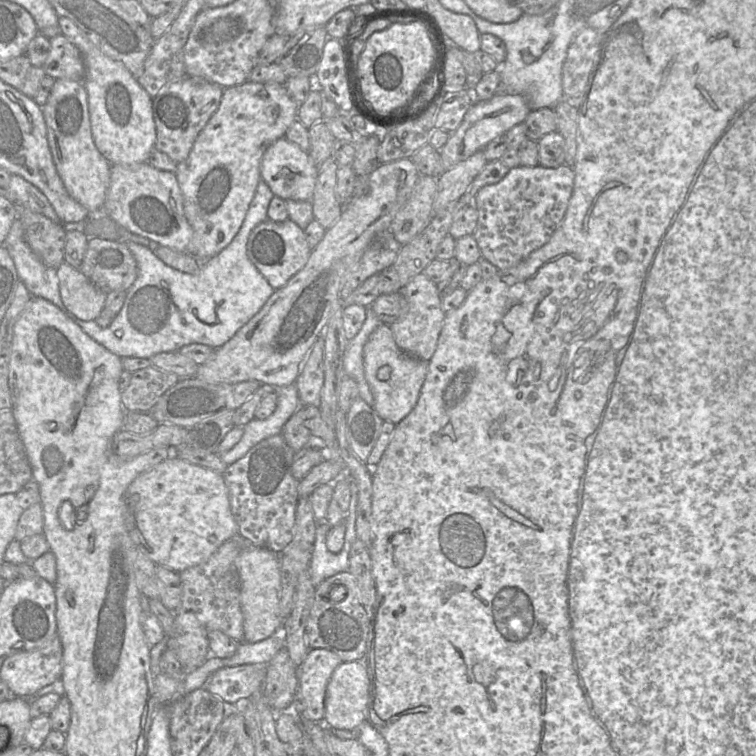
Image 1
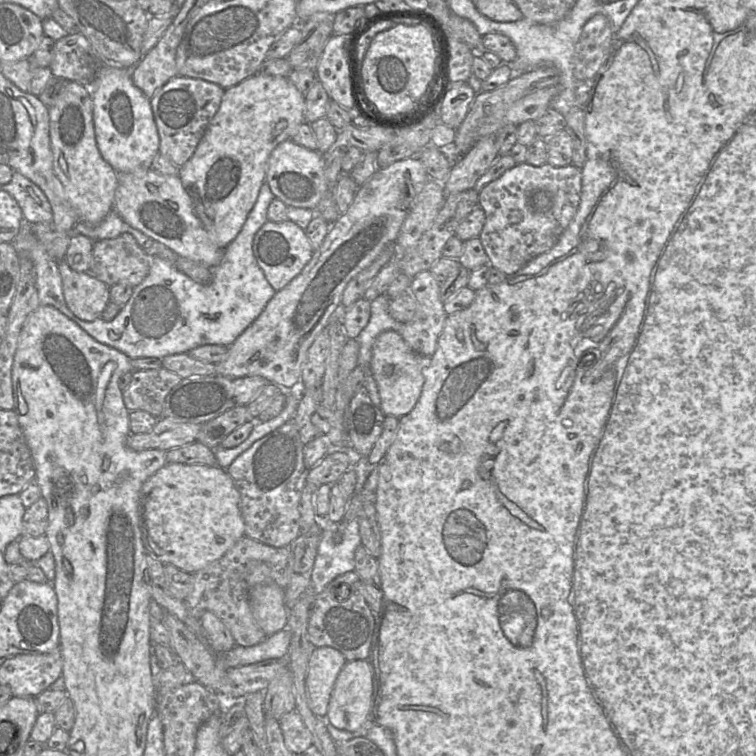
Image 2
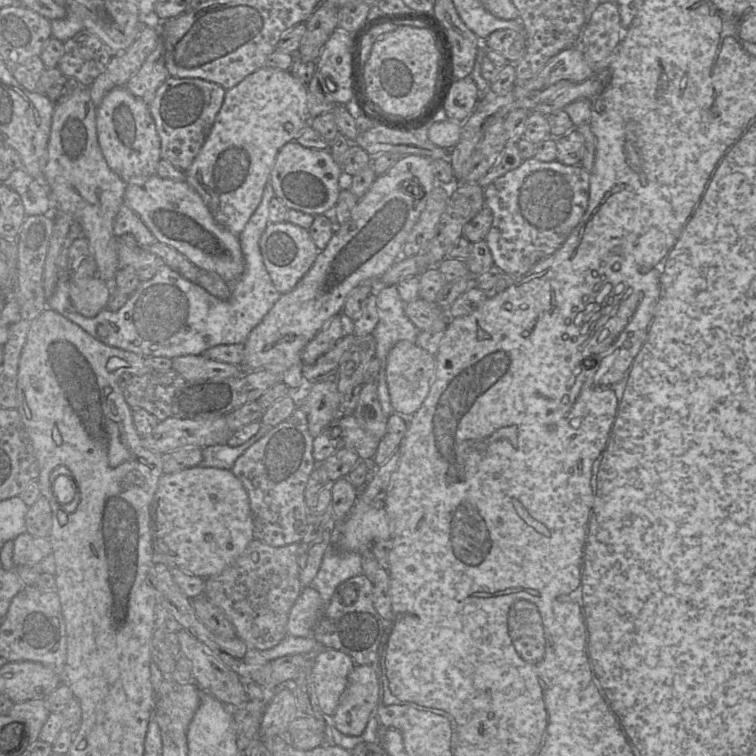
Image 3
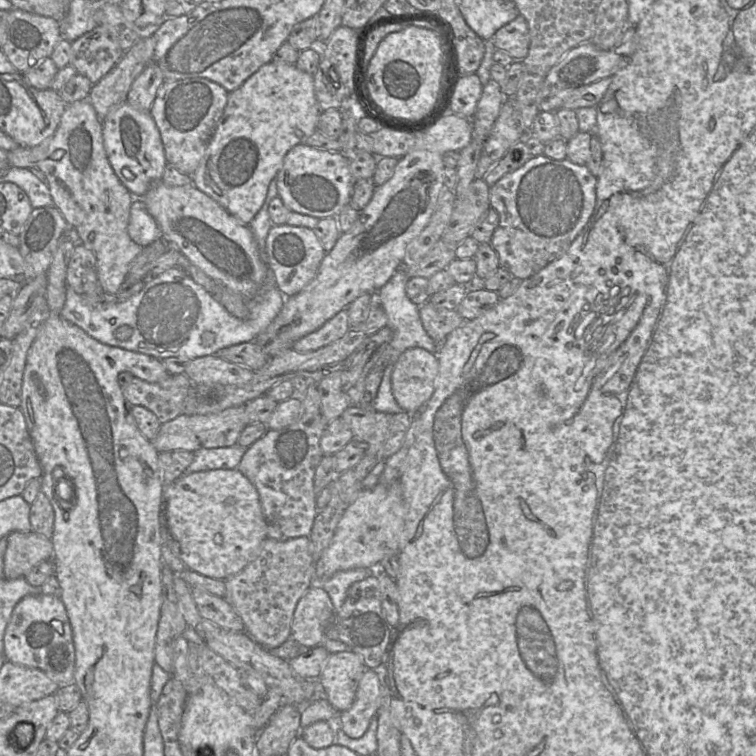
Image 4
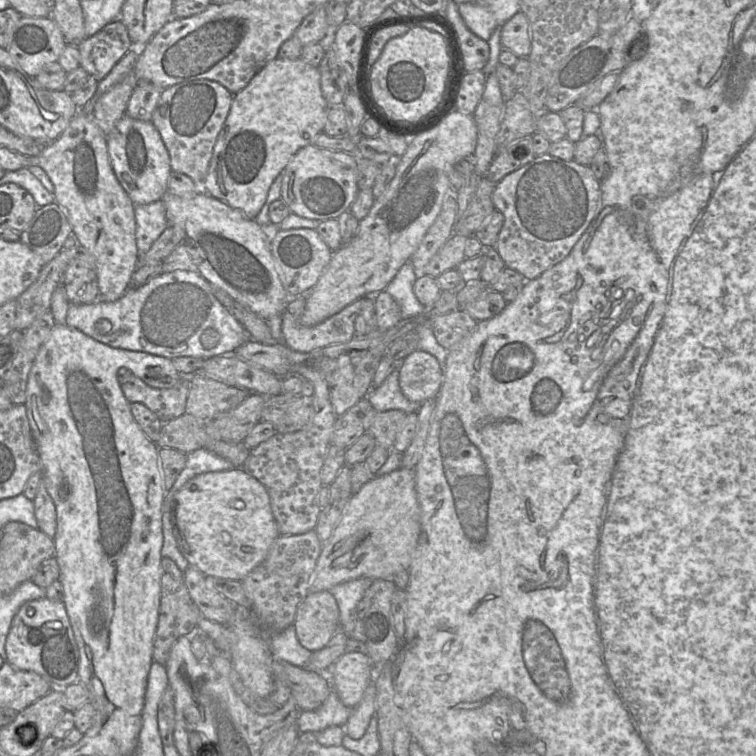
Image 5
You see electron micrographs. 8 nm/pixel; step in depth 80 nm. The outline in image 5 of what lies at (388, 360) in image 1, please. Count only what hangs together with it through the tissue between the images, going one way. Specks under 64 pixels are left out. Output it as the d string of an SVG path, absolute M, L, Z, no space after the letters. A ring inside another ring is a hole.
M415 350L399 364L399 385L410 401L435 400L443 384L443 368L431 354Z

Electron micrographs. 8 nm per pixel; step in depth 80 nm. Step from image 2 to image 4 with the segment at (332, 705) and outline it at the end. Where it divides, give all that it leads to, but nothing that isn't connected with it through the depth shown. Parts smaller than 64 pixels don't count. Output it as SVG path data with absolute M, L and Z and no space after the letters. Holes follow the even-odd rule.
M366 668L357 687L352 706L339 714L340 728L350 738L362 737L381 705L381 671Z

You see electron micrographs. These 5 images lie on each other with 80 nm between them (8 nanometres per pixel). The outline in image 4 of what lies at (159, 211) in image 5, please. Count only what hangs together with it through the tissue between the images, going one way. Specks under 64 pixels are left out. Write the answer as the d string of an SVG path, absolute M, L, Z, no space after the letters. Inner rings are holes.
M134 199L130 208L128 223L130 238L142 248L145 248L161 238L160 228L155 219L147 211L141 199Z

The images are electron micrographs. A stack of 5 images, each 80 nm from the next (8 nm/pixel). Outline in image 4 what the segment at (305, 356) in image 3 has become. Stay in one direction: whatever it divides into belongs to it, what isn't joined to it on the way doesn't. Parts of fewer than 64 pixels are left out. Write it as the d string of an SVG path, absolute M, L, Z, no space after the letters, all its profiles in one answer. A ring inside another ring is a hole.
M343 309L321 328L296 341L292 349L299 353L318 350L341 339L349 329L348 312Z

